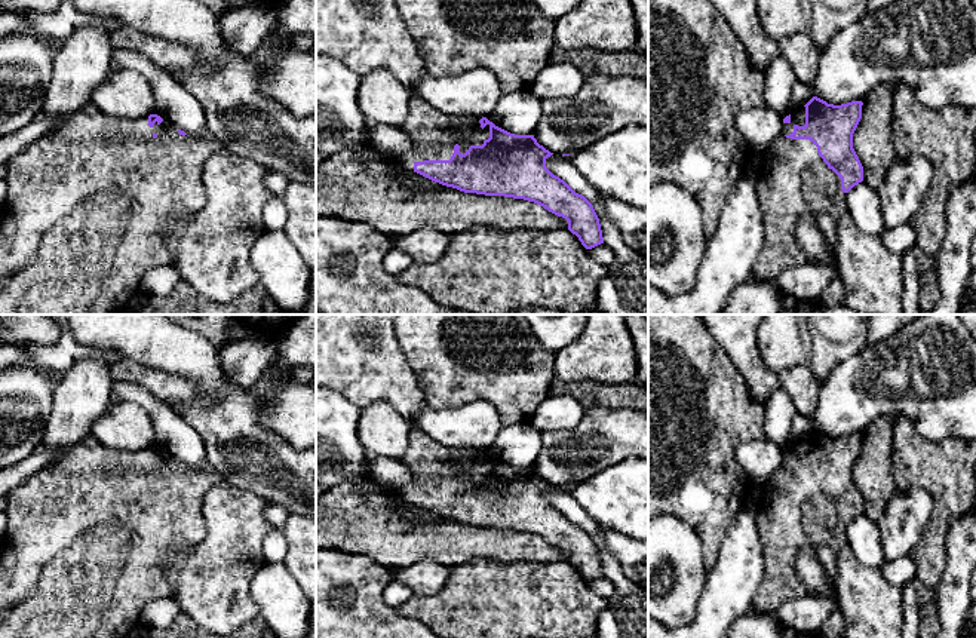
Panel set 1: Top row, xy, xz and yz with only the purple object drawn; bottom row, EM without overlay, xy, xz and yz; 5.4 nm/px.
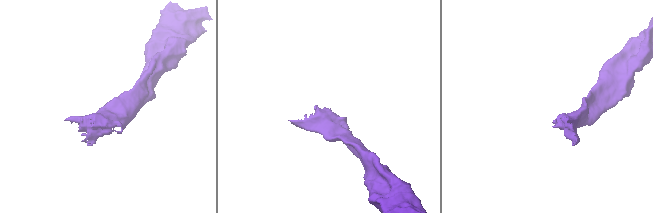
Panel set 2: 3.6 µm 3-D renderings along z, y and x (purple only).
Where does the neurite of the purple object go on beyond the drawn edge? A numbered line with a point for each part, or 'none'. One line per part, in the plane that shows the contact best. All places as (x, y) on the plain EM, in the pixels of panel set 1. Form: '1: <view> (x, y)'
1: xz (427, 460)

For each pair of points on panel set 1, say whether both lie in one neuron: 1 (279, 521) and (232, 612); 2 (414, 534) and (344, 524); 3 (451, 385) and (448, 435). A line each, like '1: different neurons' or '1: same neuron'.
1: different neurons
2: same neuron
3: different neurons

